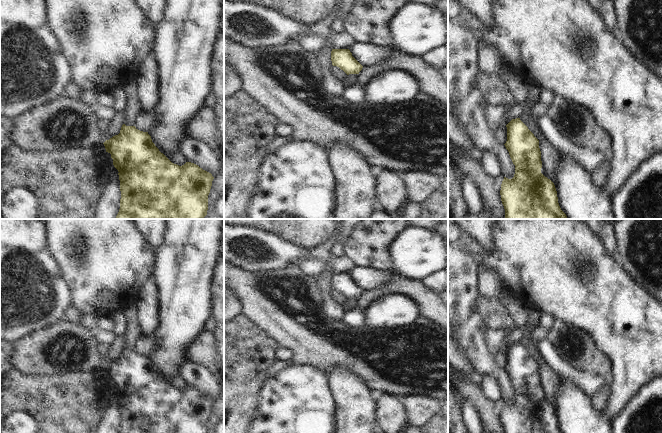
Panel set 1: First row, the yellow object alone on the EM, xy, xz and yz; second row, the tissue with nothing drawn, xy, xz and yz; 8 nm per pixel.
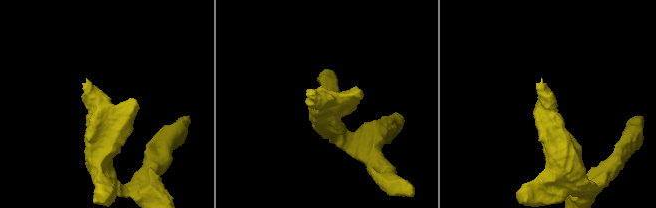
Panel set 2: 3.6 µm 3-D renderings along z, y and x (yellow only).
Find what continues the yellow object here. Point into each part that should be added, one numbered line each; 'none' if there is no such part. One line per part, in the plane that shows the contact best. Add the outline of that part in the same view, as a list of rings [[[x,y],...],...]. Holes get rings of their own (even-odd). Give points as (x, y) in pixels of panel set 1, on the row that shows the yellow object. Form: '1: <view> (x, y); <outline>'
none

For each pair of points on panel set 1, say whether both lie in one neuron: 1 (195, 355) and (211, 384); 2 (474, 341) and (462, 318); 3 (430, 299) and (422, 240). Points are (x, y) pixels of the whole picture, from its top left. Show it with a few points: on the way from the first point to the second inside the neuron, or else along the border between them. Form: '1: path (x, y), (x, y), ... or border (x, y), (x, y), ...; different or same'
1: border (187, 359), (204, 365), (213, 374); different
2: path (470, 335), (468, 324); same
3: border (398, 273), (421, 280); different

